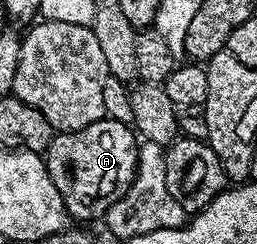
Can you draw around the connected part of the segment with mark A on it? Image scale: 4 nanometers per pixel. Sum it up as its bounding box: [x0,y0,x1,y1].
[43,117,139,219]

